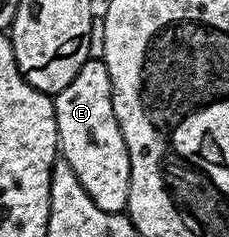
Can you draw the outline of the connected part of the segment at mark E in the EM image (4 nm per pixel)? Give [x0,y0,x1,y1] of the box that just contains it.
[53,59,131,213]

